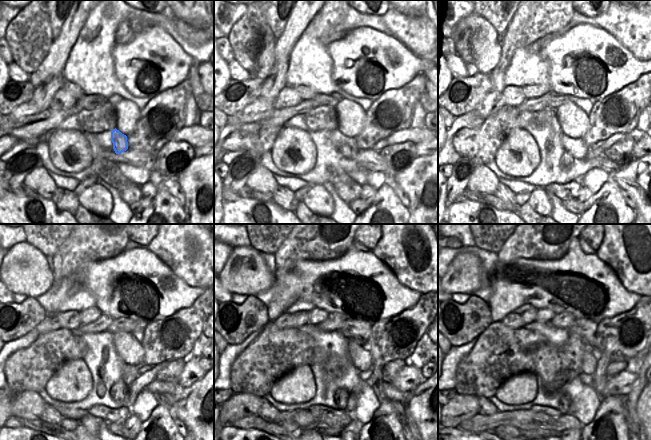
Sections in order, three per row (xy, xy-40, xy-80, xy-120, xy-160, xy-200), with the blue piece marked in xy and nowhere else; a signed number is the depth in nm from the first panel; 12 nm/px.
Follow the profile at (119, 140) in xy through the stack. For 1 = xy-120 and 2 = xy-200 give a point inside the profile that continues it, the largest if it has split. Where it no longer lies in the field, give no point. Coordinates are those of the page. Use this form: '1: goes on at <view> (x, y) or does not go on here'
1: goes on at xy-120 (118, 391)
2: goes on at xy-200 (565, 401)

